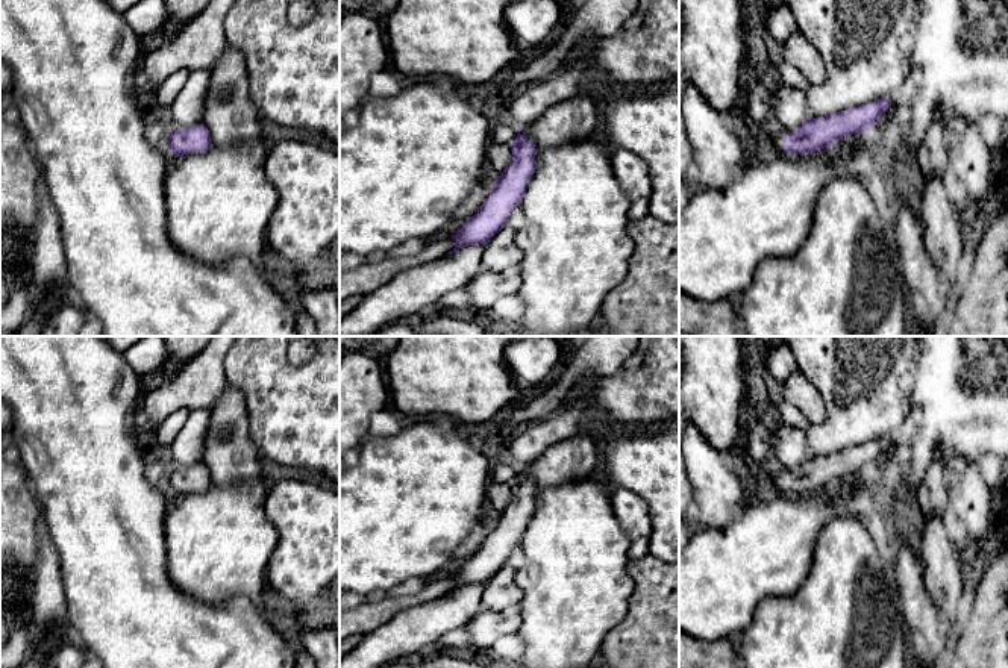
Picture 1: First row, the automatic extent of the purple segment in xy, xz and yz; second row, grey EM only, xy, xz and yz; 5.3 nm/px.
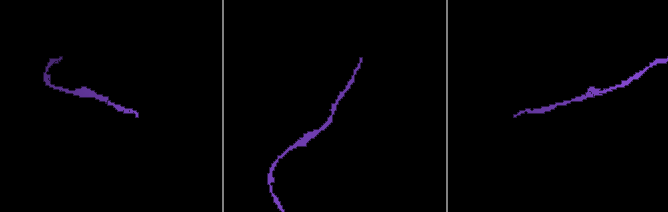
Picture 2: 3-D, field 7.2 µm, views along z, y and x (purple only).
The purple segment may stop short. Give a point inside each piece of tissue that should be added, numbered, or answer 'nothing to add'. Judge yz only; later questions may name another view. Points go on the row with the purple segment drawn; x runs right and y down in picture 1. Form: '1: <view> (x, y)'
nothing to add

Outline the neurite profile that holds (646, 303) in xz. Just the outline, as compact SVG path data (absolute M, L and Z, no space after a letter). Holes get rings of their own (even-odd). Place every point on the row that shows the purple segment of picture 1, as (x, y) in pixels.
M647 214L631 220L626 230L635 248L626 277L602 303L605 336L679 336L679 221L668 224Z

